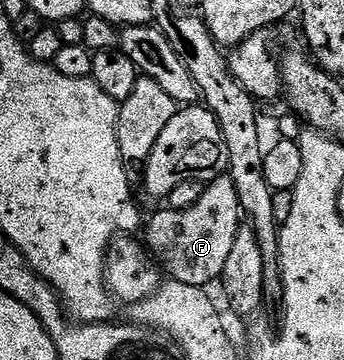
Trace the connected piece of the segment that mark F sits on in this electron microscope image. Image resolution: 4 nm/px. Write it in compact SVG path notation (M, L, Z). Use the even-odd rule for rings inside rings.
M224 175L213 180L202 190L195 206L177 211L165 207L157 212L149 221L145 243L154 260L165 273L167 271L170 274L168 276L174 282L207 287L211 281L216 282L220 278L223 266L227 265L228 254L231 253L242 219L243 212L239 205L238 193L235 192L235 185L227 175Z

